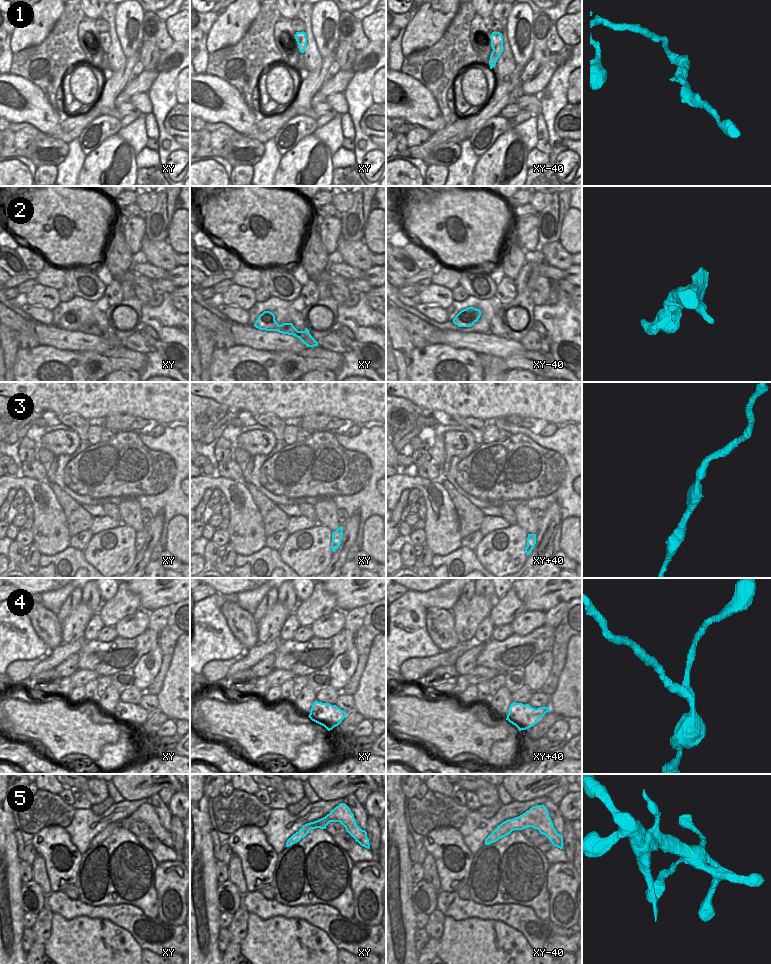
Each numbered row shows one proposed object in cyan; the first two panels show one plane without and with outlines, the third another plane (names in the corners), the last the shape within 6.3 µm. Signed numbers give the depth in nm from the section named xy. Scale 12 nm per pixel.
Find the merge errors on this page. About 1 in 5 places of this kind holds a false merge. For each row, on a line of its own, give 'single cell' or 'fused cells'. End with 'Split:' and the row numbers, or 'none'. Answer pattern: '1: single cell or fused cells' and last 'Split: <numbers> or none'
1: single cell
2: single cell
3: single cell
4: single cell
5: single cell
Split: none

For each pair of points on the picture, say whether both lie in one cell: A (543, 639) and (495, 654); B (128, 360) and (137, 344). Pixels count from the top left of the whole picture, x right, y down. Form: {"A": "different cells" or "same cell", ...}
{"A": "same cell", "B": "different cells"}

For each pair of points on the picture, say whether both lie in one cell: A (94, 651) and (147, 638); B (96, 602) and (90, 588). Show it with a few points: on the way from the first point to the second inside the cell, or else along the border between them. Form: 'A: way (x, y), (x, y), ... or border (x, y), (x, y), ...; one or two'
A: way (107, 651), (130, 651), (134, 649); one
B: way (93, 599), (90, 591); one

